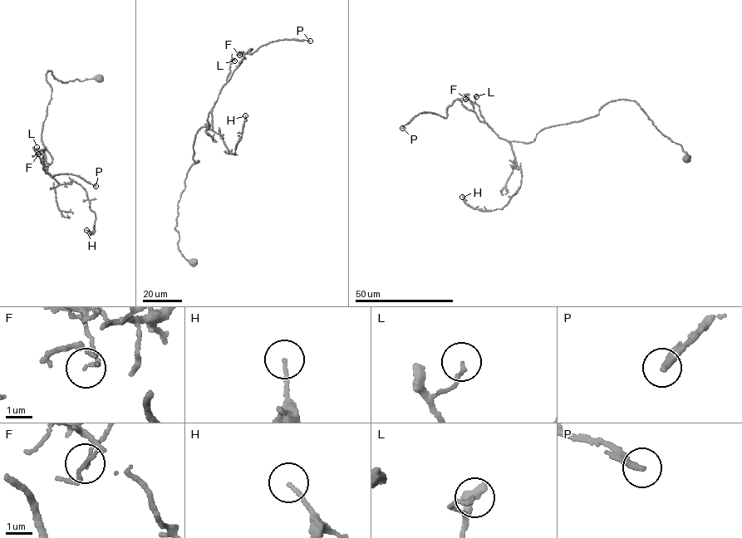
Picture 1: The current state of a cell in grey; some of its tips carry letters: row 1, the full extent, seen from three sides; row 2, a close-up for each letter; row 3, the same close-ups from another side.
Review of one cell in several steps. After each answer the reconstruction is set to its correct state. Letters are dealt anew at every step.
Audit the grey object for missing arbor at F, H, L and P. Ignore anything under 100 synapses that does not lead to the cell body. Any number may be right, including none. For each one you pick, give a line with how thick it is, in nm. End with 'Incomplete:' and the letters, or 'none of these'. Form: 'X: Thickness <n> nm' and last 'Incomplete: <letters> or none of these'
P: Thickness 240 nm
Incomplete: P

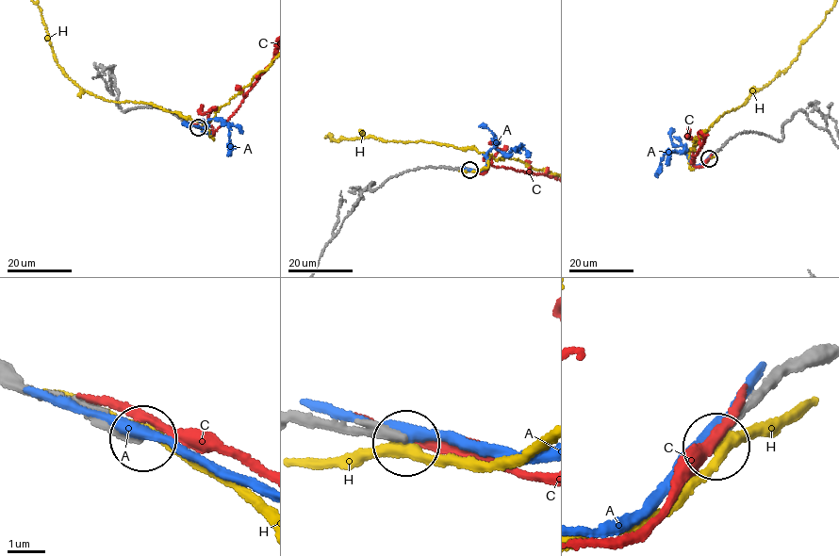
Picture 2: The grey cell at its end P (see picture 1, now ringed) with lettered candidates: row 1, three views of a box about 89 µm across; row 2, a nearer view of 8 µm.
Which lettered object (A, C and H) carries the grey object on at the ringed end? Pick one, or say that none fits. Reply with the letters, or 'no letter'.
no letter

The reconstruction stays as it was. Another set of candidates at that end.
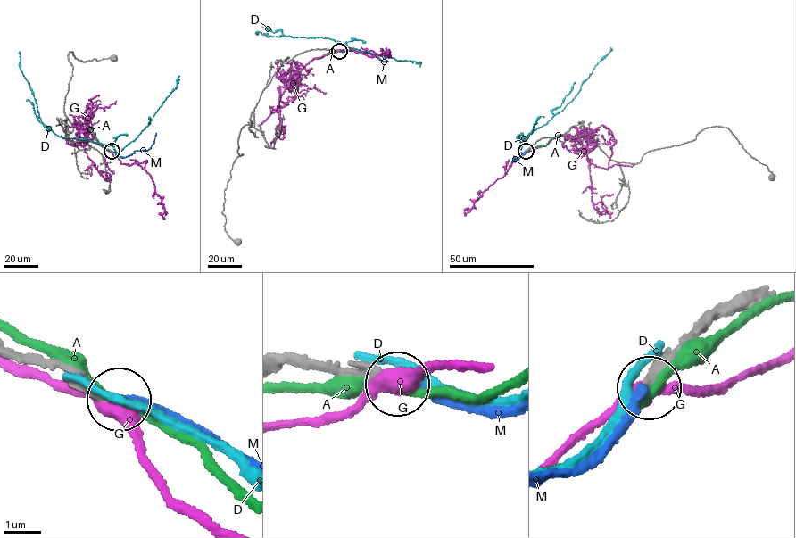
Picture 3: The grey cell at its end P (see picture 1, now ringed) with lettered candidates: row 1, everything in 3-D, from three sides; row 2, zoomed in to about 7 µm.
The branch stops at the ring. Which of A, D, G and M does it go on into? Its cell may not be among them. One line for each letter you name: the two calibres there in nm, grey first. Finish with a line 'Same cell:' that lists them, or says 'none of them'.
M: Thickness 240 nm (grey) against 240 nm
Same cell: M

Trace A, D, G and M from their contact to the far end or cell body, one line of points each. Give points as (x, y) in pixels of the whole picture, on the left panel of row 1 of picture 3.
A: (110, 150), (98, 142), (89, 128)
D: (110, 150), (118, 153), (111, 145), (85, 138), (58, 136), (44, 125), (29, 86), (20, 69), (20, 51)
G: (111, 151), (100, 145), (87, 127), (85, 144), (89, 138), (87, 105), (93, 103), (93, 114), (101, 104)
M: (111, 152), (125, 158), (136, 150), (145, 151), (153, 142), (156, 132)

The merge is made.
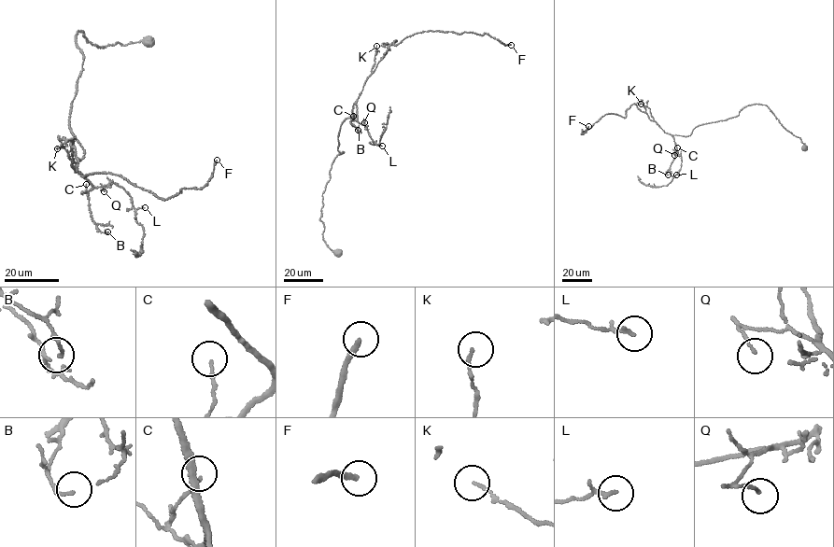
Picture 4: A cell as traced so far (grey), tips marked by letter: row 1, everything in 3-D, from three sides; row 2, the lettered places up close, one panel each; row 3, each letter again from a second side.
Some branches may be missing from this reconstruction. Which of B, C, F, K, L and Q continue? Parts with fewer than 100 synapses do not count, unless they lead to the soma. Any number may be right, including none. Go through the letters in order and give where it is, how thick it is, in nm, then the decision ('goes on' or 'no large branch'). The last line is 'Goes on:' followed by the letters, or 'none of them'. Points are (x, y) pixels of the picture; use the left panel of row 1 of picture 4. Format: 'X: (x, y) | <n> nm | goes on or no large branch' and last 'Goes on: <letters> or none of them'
B: (107, 231) | 110 nm | no large branch
C: (86, 184) | 70 nm | no large branch
F: (217, 160) | 220 nm | goes on
K: (57, 148) | 110 nm | no large branch
L: (145, 207) | 100 nm | no large branch
Q: (104, 191) | 110 nm | no large branch
Goes on: F

